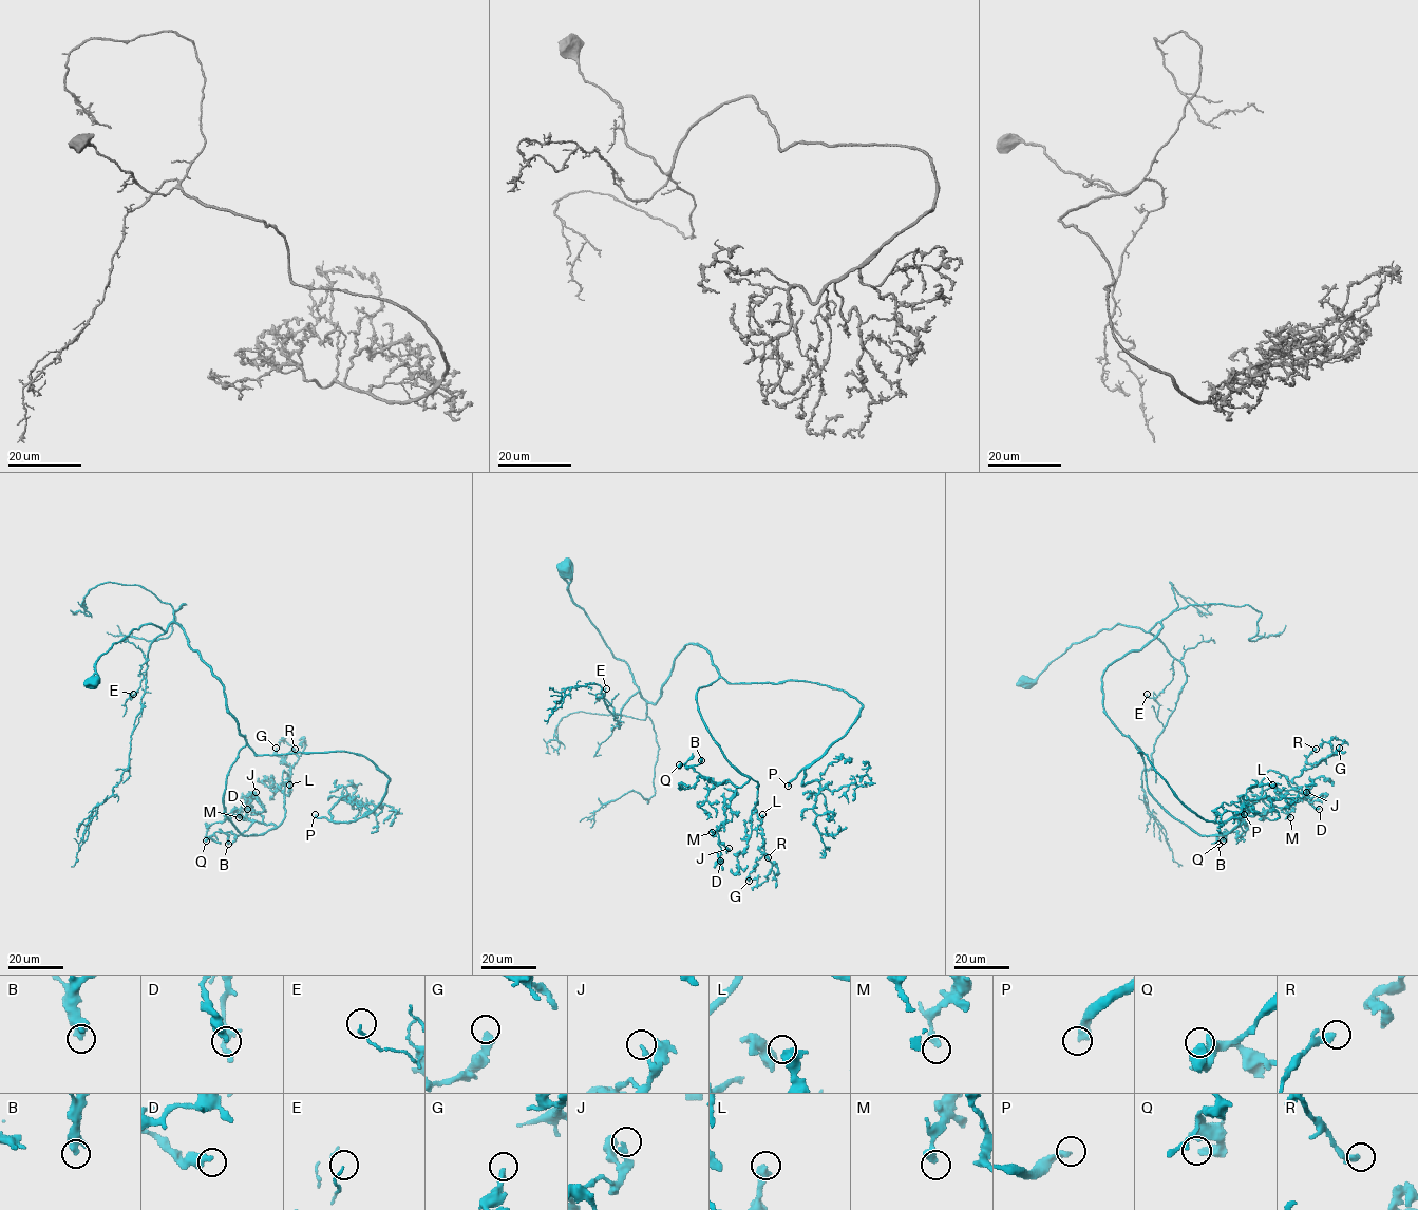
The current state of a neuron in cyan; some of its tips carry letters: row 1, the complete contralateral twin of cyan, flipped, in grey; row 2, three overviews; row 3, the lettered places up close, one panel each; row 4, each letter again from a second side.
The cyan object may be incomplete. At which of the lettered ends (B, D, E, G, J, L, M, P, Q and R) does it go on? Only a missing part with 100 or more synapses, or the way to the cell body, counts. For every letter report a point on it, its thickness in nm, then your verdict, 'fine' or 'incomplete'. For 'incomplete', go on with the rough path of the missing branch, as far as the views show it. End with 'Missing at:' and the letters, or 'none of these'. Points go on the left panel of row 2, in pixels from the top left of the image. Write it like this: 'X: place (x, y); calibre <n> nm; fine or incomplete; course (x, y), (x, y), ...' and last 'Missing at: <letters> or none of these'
B: place (228, 844); calibre 550 nm; fine
D: place (247, 809); calibre 440 nm; fine
E: place (133, 694); calibre 120 nm; fine
G: place (276, 748); calibre 360 nm; fine
J: place (256, 792); calibre 240 nm; fine
L: place (289, 785); calibre 360 nm; fine
M: place (239, 817); calibre 380 nm; fine
P: place (315, 814); calibre 400 nm; incomplete; course (315, 814), (302, 781), (307, 757), (319, 749), (319, 737), (315, 732), (295, 735), (291, 743)
Q: place (206, 840); calibre 440 nm; fine
R: place (295, 749); calibre 360 nm; fine
Missing at: P

